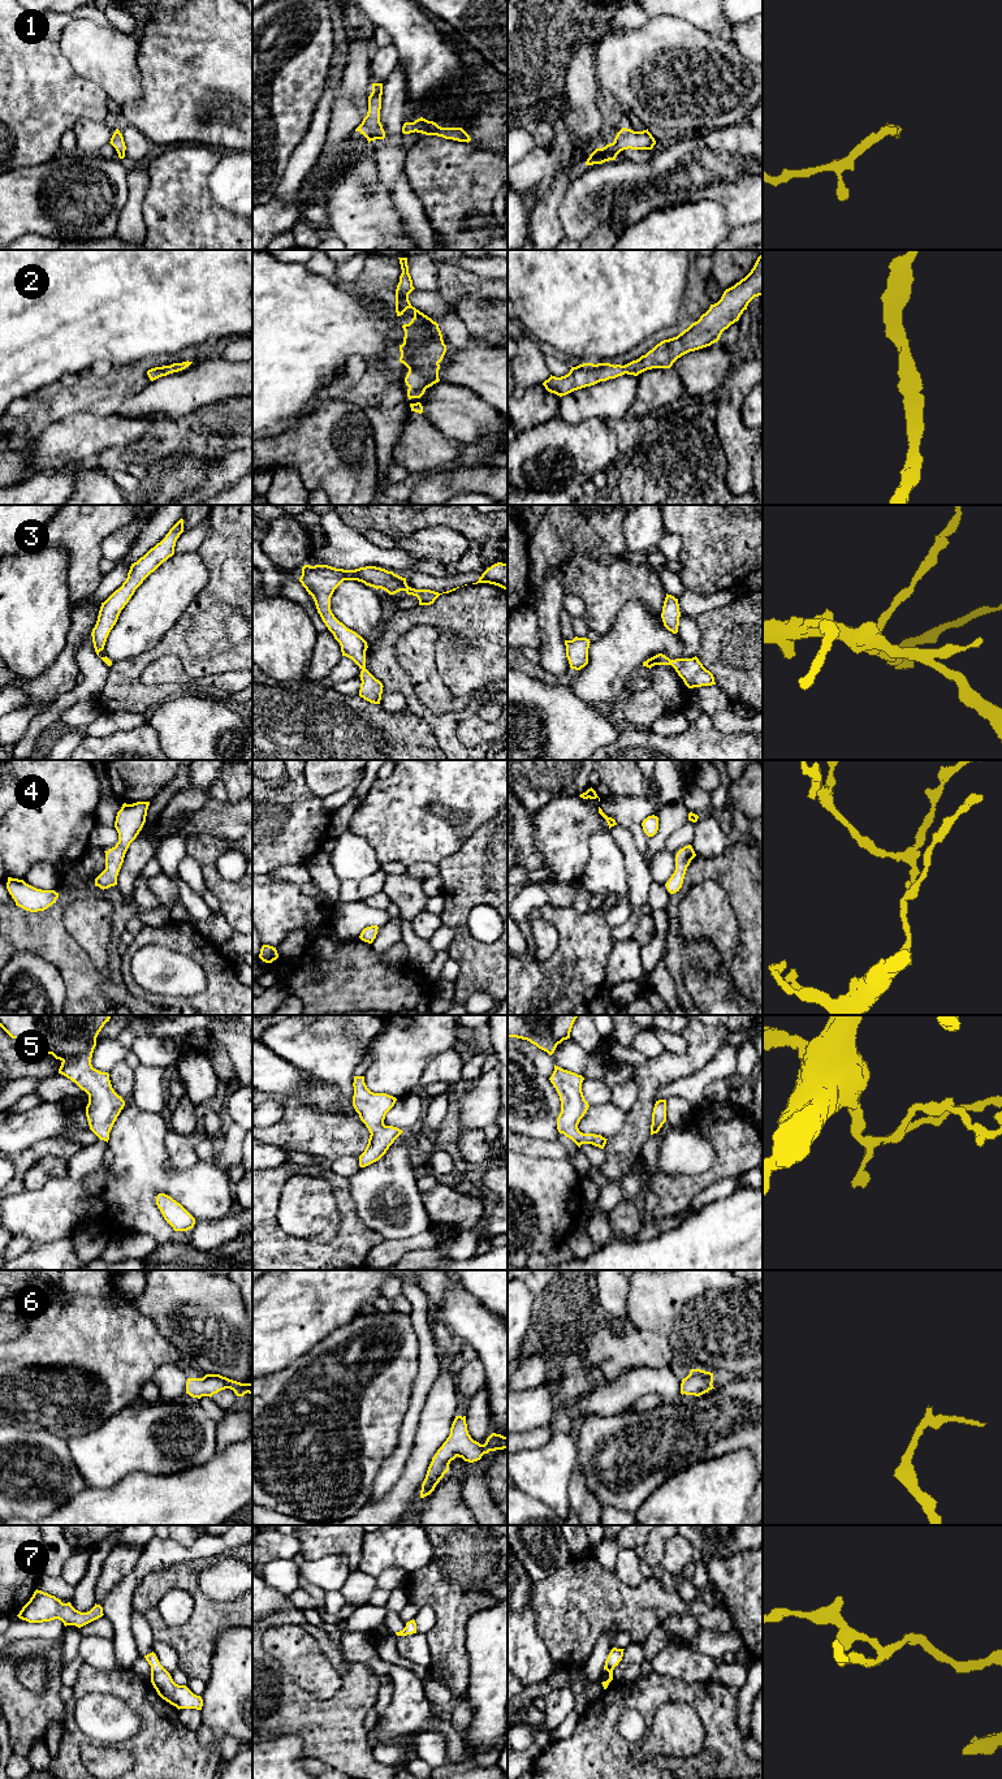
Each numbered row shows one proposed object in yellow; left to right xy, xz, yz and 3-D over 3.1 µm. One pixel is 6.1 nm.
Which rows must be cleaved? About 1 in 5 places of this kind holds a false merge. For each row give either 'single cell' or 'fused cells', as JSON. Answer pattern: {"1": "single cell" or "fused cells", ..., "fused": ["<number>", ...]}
{"1": "single cell", "2": "single cell", "3": "single cell", "4": "single cell", "5": "single cell", "6": "single cell", "7": "single cell", "fused": []}

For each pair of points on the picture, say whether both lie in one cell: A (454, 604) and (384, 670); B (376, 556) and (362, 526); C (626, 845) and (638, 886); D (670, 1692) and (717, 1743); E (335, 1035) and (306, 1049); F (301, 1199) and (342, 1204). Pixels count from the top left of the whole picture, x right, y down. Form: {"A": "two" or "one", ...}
{"A": "one", "B": "two", "C": "one", "D": "one", "E": "one", "F": "two"}

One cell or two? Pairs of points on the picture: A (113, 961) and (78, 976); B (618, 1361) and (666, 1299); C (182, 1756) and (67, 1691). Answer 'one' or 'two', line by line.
A: one
B: two
C: two

